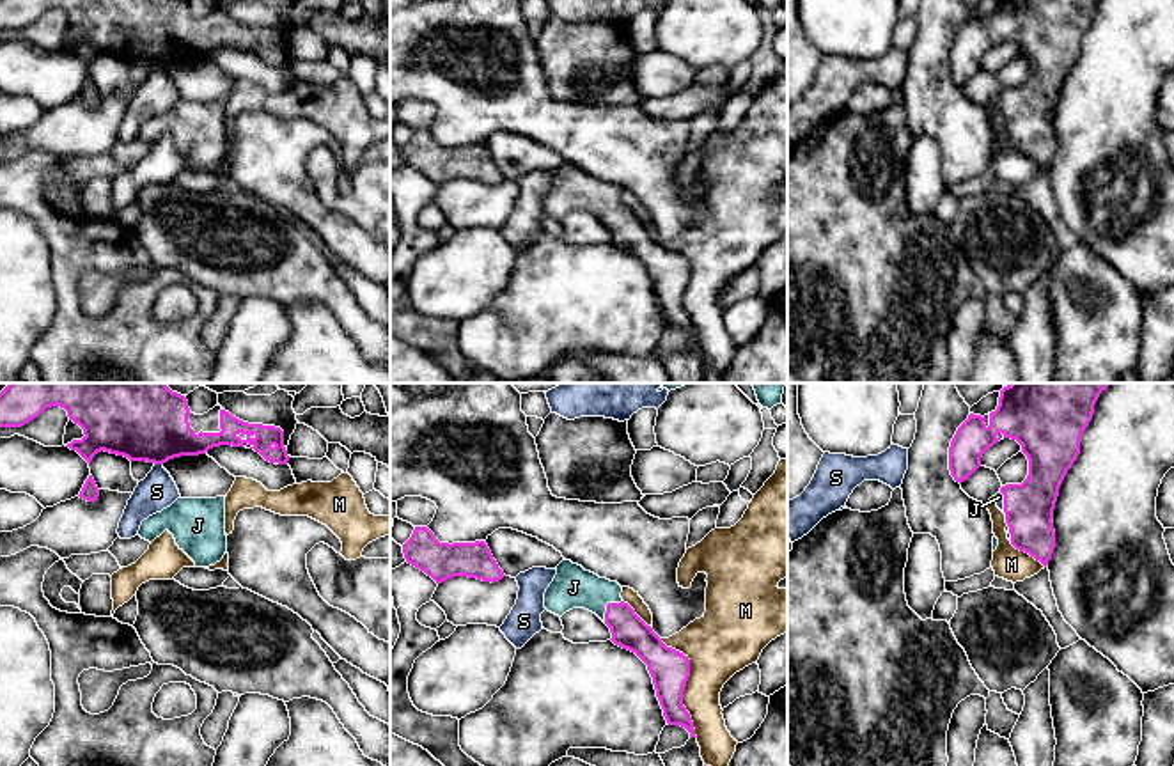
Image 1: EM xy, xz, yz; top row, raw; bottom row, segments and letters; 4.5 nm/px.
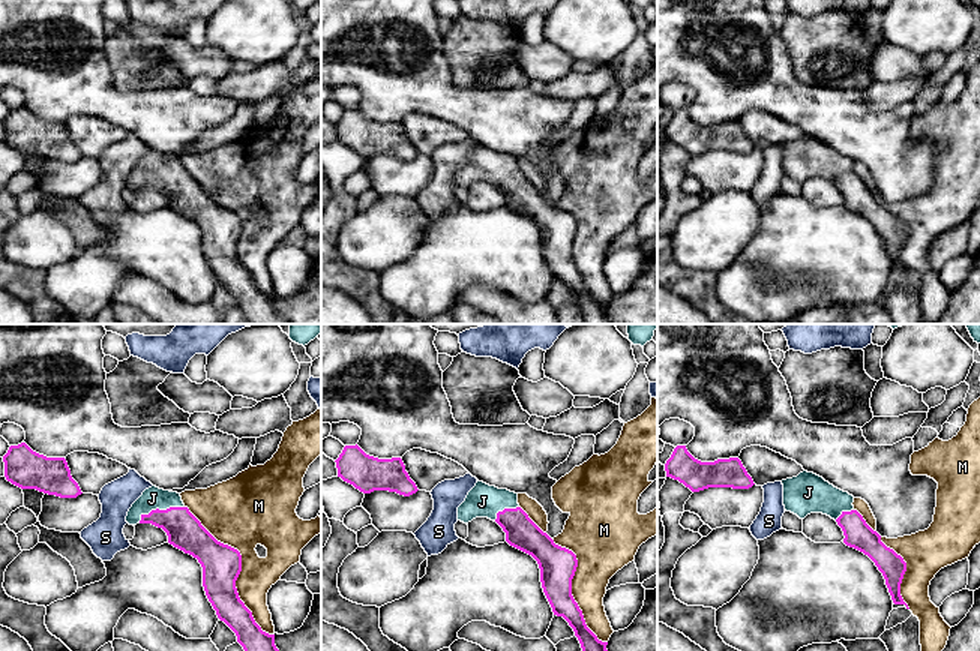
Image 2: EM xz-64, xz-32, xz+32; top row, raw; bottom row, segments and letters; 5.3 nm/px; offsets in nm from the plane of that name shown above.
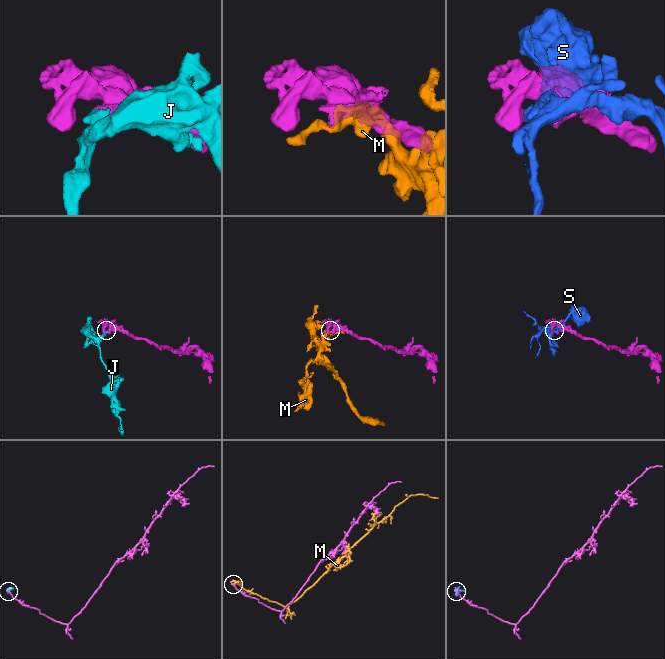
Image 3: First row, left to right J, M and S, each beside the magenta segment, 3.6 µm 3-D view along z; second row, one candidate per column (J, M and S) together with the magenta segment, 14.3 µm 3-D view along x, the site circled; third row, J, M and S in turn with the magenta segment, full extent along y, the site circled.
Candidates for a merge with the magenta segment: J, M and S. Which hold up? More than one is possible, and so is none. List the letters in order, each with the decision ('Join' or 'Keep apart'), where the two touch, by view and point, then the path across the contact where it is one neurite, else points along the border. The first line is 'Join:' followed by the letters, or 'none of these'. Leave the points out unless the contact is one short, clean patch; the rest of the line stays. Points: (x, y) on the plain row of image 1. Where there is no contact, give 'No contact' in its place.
Join: J
J: Join. Touches magenta at xz (607, 210). Path across: xz (628, 233), (607, 210), (593, 195), (573, 190)
M: Keep apart. Touches magenta at xz (685, 288)
S: Keep apart. Touches magenta at xy (158, 66)

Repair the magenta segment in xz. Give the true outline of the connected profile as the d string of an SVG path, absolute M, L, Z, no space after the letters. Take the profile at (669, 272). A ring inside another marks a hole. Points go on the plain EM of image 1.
M562 163L544 195L544 211L559 220L573 211L596 216L612 236L612 245L635 255L653 280L656 300L669 328L681 328L695 339L693 324L683 309L683 294L690 280L690 262L667 250L635 213L622 204L617 184L599 181L571 163Z

